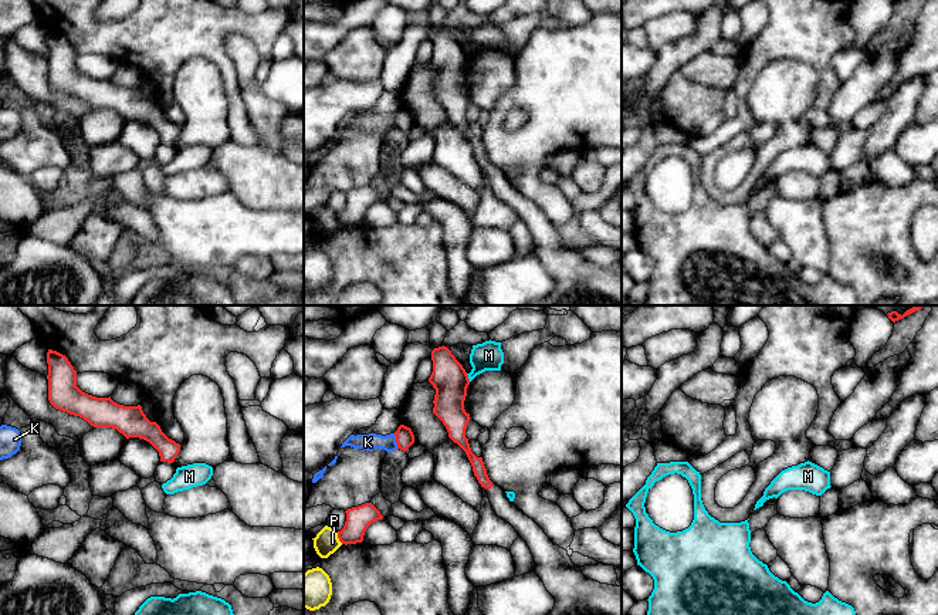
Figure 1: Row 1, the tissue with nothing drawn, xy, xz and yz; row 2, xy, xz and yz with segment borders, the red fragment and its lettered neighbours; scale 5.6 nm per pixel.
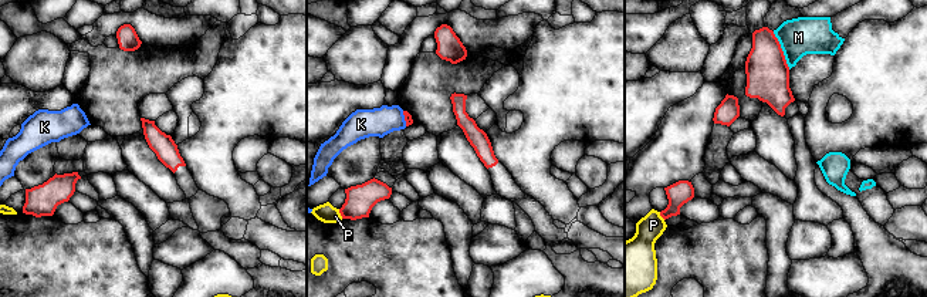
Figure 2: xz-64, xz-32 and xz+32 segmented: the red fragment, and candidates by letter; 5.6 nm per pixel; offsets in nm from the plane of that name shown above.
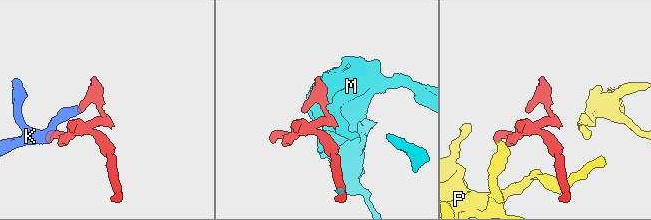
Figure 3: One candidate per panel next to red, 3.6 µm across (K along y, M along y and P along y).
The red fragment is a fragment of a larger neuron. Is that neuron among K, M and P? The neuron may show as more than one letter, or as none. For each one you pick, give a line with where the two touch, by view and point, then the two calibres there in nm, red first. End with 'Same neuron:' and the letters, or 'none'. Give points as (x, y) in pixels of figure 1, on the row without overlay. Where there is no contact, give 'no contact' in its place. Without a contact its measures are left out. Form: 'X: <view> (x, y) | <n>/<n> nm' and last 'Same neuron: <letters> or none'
Same neuron: none

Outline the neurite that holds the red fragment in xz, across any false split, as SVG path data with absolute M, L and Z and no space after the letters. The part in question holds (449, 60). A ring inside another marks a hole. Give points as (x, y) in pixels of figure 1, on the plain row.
M444 27L431 33L431 43L433 54L429 64L436 71L433 95L446 108L448 119L465 134L495 196L509 205L529 229L535 244L534 254L555 280L553 291L538 300L539 305L622 305L622 268L585 258L568 233L553 226L544 212L490 162L482 139L471 134L465 119L471 101L464 91L468 57Z

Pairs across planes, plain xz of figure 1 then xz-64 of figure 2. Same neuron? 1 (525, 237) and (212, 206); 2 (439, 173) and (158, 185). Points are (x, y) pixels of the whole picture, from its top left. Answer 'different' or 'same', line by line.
1: same
2: different

